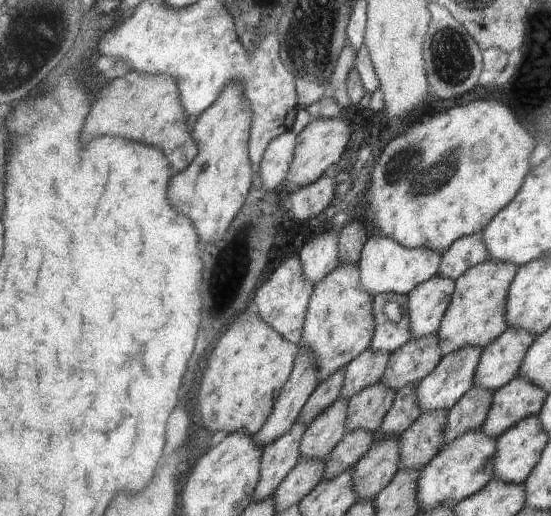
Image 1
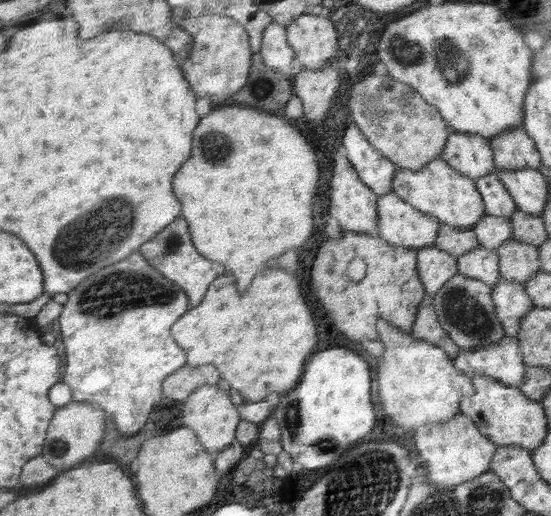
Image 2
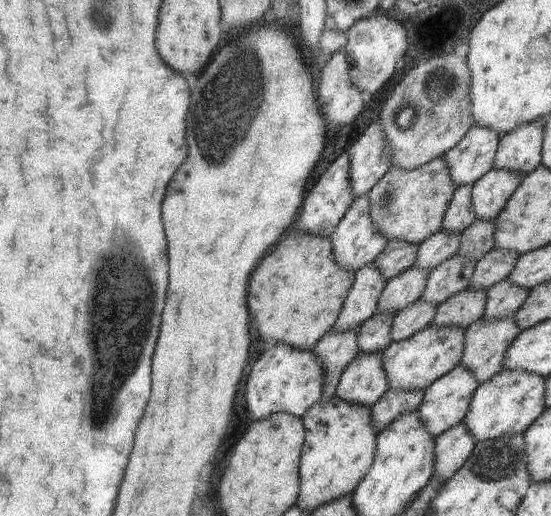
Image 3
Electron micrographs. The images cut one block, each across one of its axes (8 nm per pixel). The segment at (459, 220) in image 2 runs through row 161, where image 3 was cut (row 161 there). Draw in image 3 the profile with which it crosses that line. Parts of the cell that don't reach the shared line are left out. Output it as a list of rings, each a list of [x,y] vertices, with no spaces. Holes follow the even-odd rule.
[[[443,157],[435,158],[414,170],[392,165],[390,172],[368,193],[370,218],[388,241],[404,240],[408,244],[419,245],[443,226],[443,218],[457,187],[458,184],[451,178],[447,160]]]

